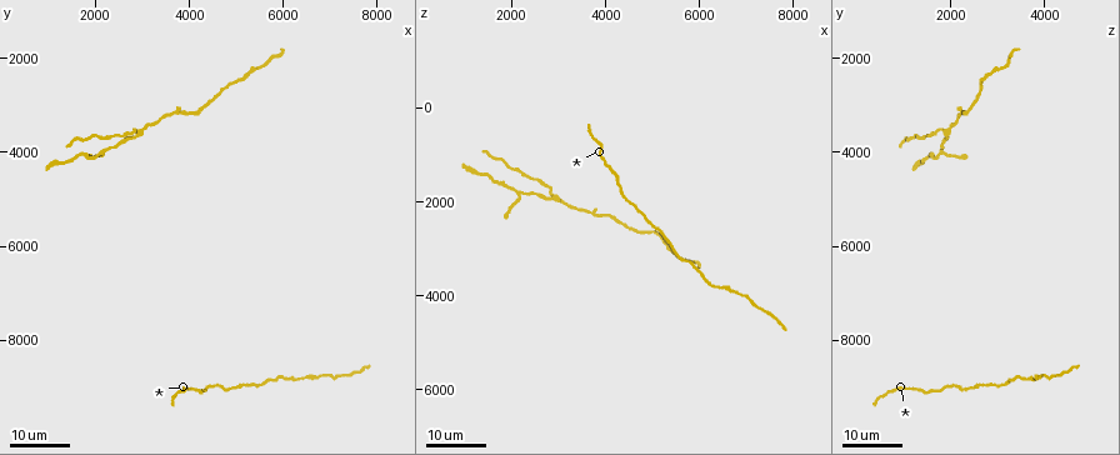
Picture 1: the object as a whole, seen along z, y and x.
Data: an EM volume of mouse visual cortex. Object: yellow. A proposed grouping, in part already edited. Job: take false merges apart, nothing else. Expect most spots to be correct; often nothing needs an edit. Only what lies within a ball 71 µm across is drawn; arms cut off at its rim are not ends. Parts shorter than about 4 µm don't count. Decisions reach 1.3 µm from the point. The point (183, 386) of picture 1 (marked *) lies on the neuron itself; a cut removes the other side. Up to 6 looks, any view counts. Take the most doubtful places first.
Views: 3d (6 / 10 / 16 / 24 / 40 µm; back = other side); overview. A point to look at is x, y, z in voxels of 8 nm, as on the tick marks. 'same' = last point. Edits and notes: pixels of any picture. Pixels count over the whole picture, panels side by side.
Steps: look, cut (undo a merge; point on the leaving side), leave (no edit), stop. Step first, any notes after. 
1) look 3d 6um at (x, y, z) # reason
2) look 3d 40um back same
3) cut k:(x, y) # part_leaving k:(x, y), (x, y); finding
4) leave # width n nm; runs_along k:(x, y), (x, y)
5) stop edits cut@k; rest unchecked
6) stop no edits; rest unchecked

look 3d 24um at (2900, 3550, 1850)

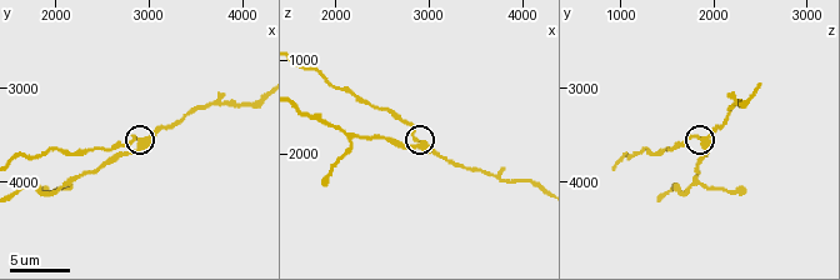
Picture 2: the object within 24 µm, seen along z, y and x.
look 3d 10um at (2900, 3550, 1850)

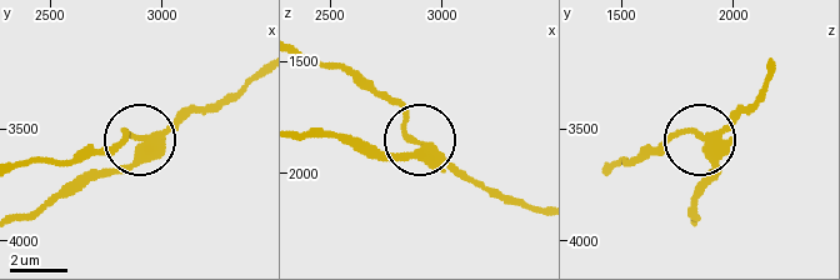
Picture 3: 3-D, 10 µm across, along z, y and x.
cut 3:(124, 129) # arms 4; a second neuron is stuck on

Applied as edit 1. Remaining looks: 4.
look overview # see it whole again

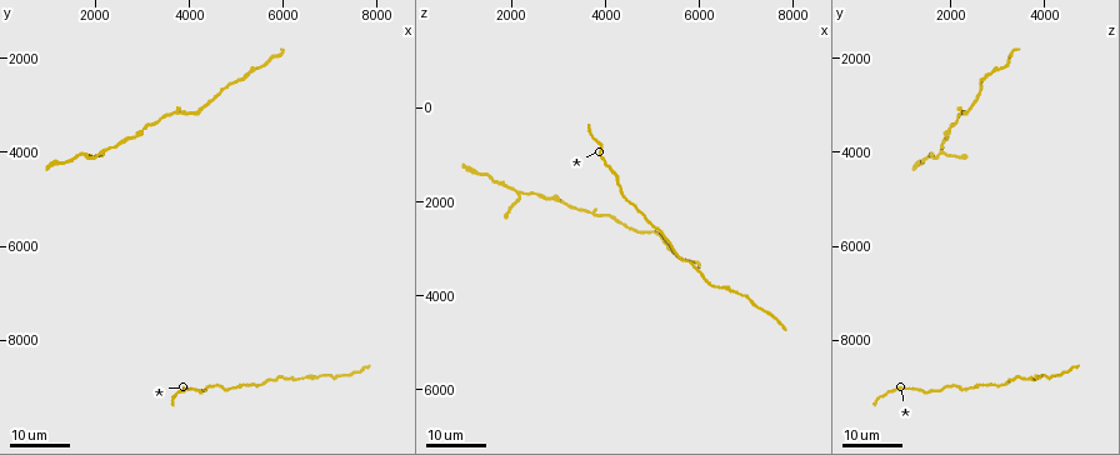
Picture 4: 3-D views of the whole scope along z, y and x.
look 3d 24um at (2200, 3950, 1850) # side arm on a straight run

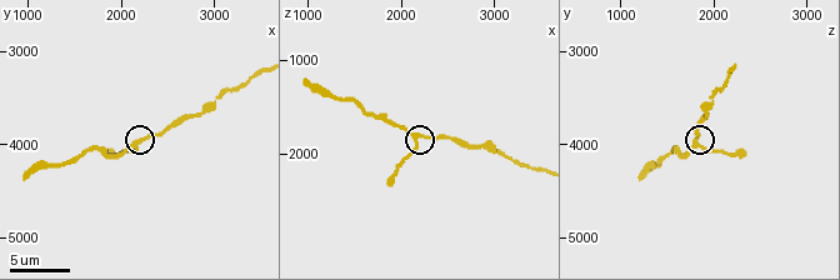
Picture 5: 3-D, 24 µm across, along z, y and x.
look 3d 6um at (2150, 4000, 1800) # closer look

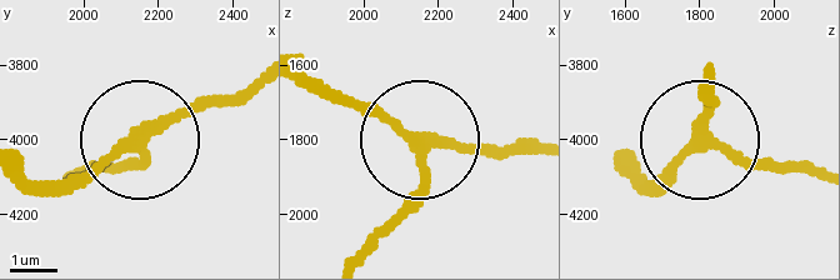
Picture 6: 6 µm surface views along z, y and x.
leave # side_arm 5 um; arms 3; continuous, no second neuron

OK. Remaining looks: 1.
stop edits cut@3; rest unchecked

